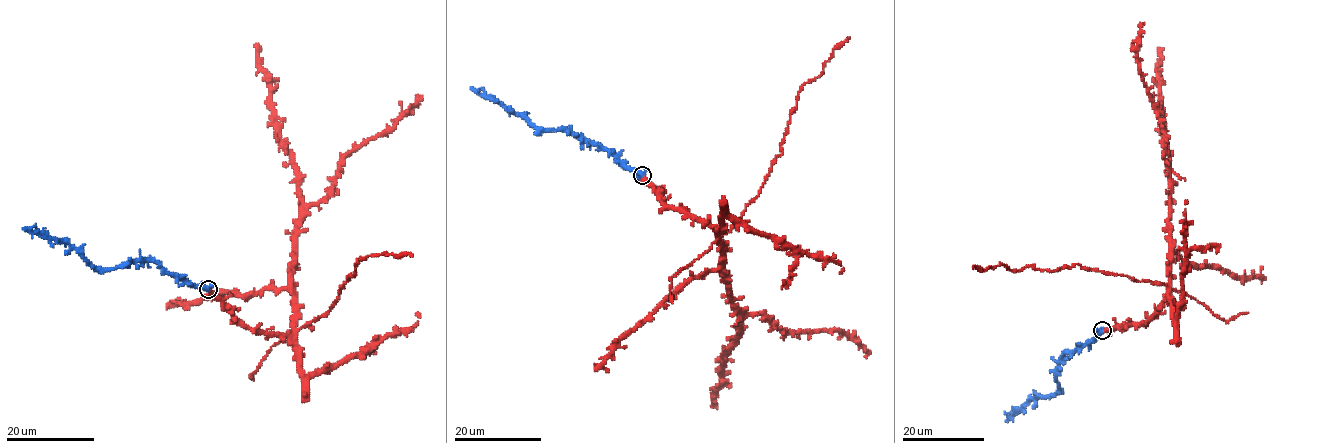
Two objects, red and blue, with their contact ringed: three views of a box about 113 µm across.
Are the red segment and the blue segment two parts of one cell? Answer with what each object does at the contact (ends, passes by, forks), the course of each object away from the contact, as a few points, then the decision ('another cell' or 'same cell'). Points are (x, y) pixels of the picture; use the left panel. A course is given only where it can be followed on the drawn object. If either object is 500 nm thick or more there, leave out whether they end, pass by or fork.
red runs (208, 290), (249, 327), (291, 334), (300, 197), (292, 153), (279, 134), (269, 75), (258, 59), (259, 43); blue runs (208, 289), (164, 271), (153, 261), (99, 268), (64, 242), (30, 231), (35, 224); same cell

